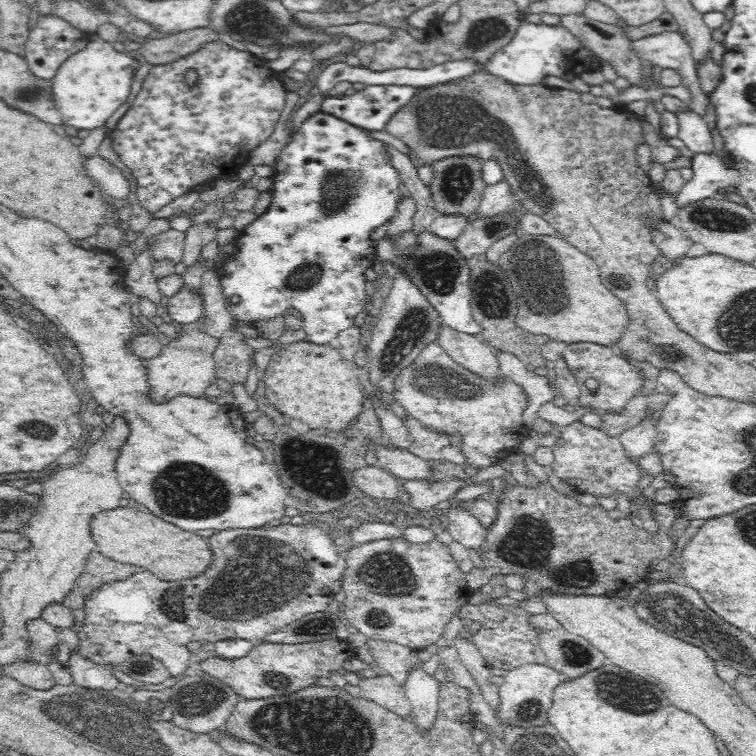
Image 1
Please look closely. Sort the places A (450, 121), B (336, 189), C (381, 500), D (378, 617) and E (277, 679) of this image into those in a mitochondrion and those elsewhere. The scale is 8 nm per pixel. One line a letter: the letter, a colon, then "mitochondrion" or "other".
A: mitochondrion
B: mitochondrion
C: other
D: mitochondrion
E: mitochondrion

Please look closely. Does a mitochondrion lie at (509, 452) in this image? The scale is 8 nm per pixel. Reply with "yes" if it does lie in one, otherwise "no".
no

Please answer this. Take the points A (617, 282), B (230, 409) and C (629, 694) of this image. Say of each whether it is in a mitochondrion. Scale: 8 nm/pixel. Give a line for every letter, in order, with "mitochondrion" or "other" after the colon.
A: other
B: other
C: mitochondrion

